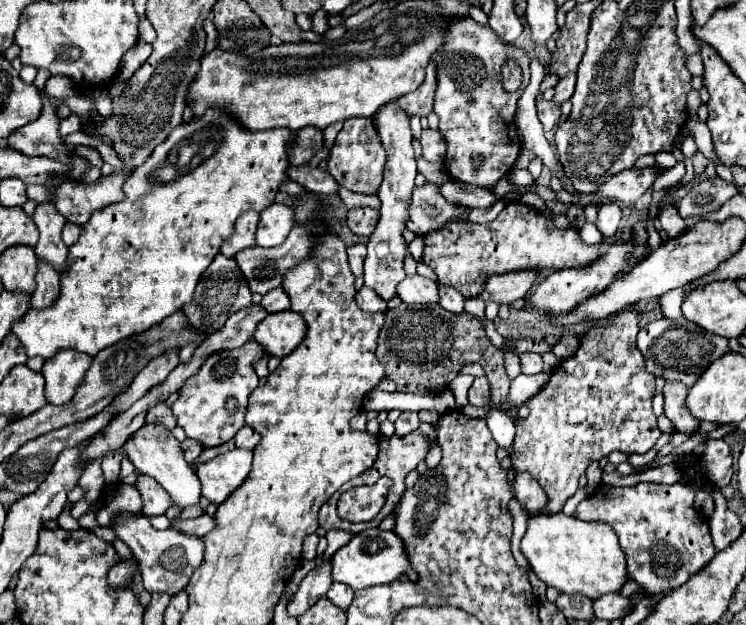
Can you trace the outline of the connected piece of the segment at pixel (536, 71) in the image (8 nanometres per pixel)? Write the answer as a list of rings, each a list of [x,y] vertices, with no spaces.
[[[533,59],[531,61],[531,81],[517,101],[515,125],[517,125],[517,131],[519,131],[519,139],[521,139],[521,145],[525,149],[531,149],[535,155],[541,157],[545,167],[549,167],[555,175],[559,175],[565,191],[569,191],[573,197],[579,197],[581,193],[577,193],[573,183],[565,177],[563,167],[561,167],[559,159],[555,157],[555,153],[551,149],[551,143],[547,141],[545,131],[541,127],[541,121],[537,119],[537,113],[535,113],[535,97],[539,93],[539,85],[541,85],[543,77],[545,77],[545,67],[537,59]]]

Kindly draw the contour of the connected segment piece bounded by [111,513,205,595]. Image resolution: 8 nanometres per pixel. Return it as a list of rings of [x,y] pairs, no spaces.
[[[119,513],[113,517],[111,527],[115,529],[117,537],[133,551],[135,559],[139,561],[143,585],[147,591],[165,591],[169,595],[179,593],[187,587],[193,571],[203,563],[205,557],[205,543],[197,535],[185,535],[173,527],[165,531],[157,531],[151,527],[149,517],[143,513]]]

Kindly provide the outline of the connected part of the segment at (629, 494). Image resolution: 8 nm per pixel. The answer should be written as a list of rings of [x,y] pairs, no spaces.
[[[637,483],[633,487],[601,485],[591,497],[579,503],[575,517],[611,525],[625,553],[629,579],[641,585],[645,593],[657,595],[681,587],[717,553],[711,543],[709,523],[695,511],[693,499],[693,487],[683,483]]]

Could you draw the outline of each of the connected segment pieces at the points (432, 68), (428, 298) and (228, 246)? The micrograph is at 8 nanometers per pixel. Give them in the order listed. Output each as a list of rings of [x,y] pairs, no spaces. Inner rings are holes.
[[[431,63],[427,67],[427,77],[417,87],[417,91],[411,91],[409,95],[401,97],[397,101],[397,107],[401,107],[407,115],[421,115],[427,117],[433,111],[433,99],[435,99],[435,87],[437,87],[437,65]]]
[[[421,275],[405,277],[397,287],[397,295],[405,303],[437,303],[439,301],[437,283]]]
[[[243,213],[237,223],[235,223],[235,231],[233,235],[221,245],[221,255],[225,257],[235,257],[237,251],[253,247],[255,245],[255,233],[257,233],[257,225],[259,225],[259,213]]]

